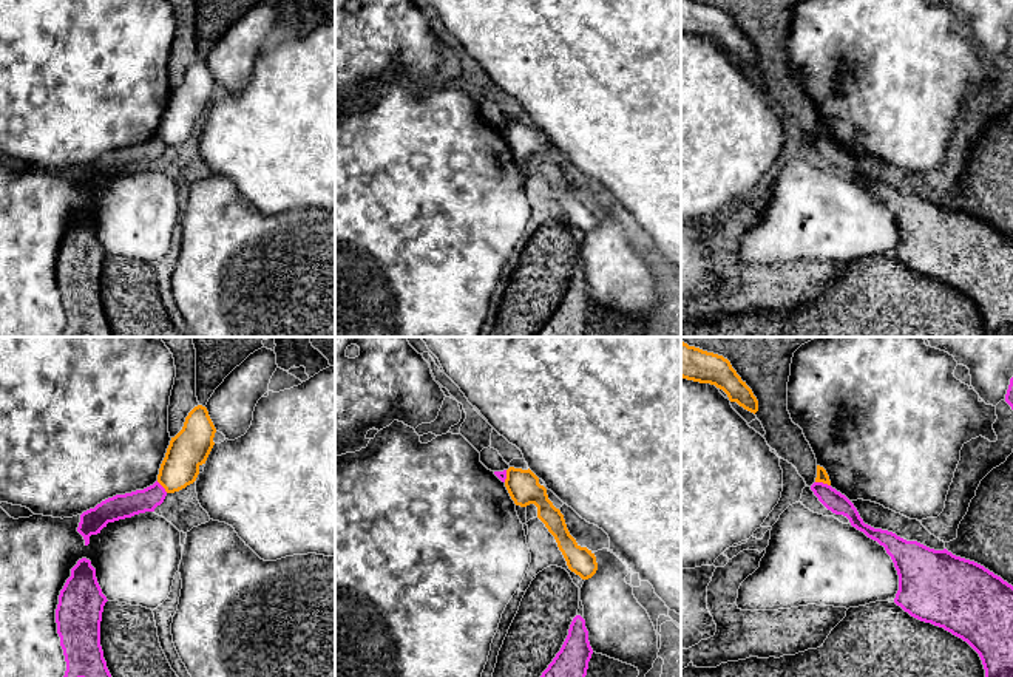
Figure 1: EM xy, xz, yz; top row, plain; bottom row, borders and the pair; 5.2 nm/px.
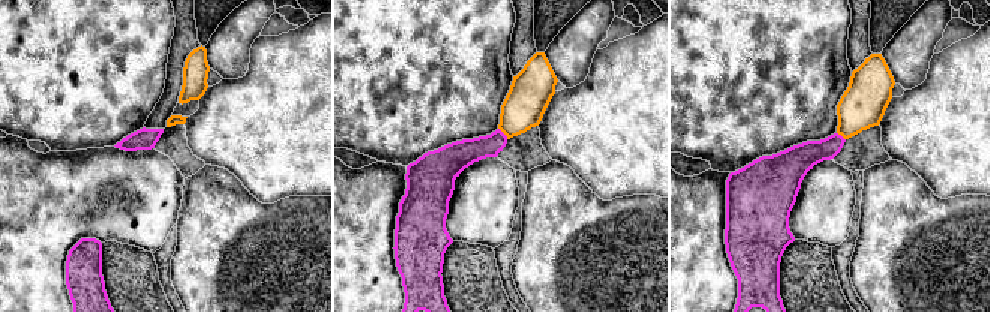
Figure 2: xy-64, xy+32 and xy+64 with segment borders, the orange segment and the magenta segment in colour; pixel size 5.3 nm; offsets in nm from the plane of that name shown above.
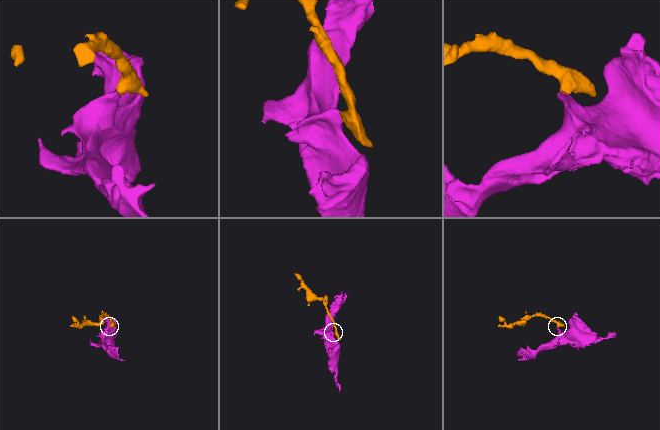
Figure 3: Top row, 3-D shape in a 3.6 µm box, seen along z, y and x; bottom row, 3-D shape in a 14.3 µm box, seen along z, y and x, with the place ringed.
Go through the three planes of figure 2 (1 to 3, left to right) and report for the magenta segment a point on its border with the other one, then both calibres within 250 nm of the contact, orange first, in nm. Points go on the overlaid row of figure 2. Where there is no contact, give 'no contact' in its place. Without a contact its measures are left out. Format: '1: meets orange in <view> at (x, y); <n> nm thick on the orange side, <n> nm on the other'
1: no contact
2: meets orange in xy+32 at (503, 132); 220 nm thick on the orange side, 140 nm on the other
3: meets orange in xy+64 at (842, 135); 240 nm thick on the orange side, 150 nm on the other

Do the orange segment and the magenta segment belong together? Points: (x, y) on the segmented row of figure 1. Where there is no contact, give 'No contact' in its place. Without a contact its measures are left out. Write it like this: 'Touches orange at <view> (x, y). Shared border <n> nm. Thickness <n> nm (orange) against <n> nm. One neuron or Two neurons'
Touches orange at yz (823, 483). Shared border 80 nm. Thickness 60 nm (orange) against 110 nm. Two neurons

